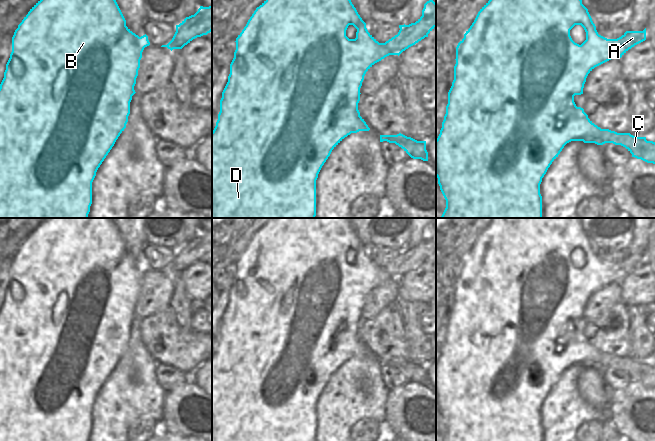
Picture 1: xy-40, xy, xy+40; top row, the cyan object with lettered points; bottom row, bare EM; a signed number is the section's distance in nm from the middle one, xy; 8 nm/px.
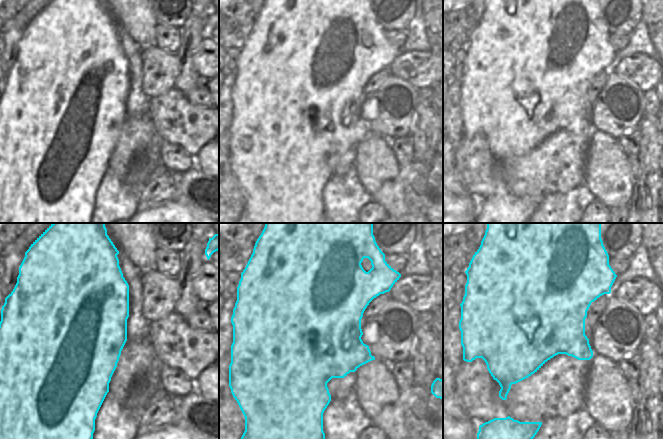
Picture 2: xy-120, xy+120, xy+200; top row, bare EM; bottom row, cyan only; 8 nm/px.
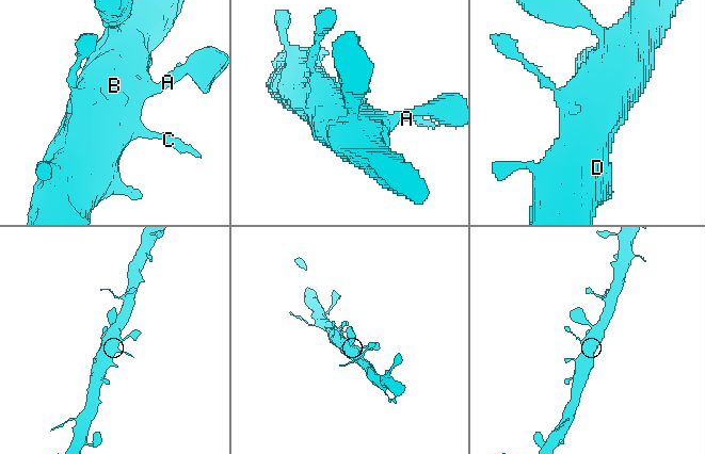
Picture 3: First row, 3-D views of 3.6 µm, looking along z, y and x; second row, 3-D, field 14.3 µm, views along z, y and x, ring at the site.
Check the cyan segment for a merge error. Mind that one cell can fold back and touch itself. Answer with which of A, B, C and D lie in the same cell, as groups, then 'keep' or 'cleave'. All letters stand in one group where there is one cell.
A B C D; keep

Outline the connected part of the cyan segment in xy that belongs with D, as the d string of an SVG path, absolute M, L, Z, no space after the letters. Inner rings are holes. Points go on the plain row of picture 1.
M270 218L256 232L235 265L236 274L230 288L228 306L222 316L218 344L212 355L212 441L315 441L316 404L332 374L351 357L370 354L358 334L360 312L366 296L389 279L399 280L409 271L428 261L435 251L436 227L432 223L424 228L422 240L415 247L399 249L397 259L385 267L379 267L368 256L366 247L358 238L348 218ZM349 249L357 253L355 263L346 260Z

